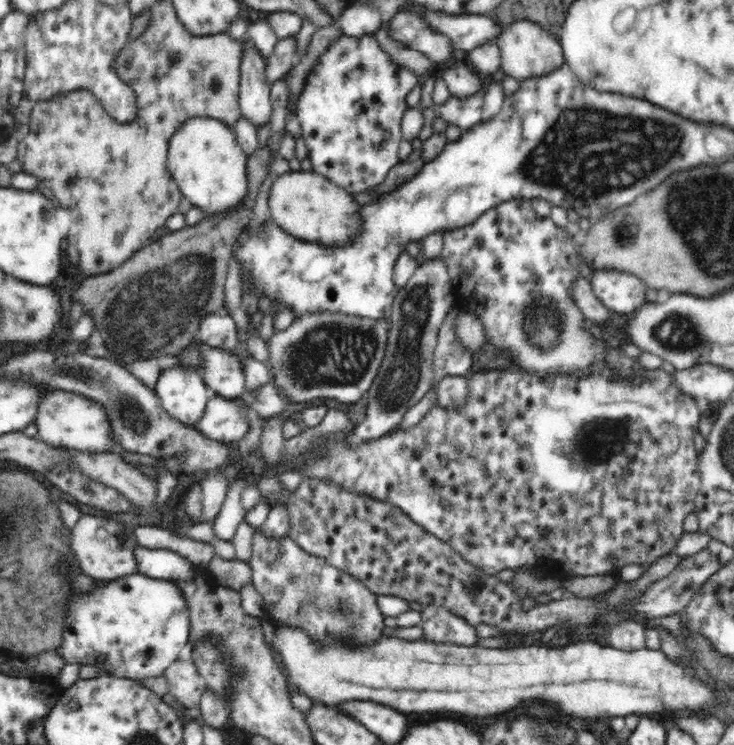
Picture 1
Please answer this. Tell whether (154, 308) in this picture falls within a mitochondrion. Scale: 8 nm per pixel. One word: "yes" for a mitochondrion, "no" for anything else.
yes

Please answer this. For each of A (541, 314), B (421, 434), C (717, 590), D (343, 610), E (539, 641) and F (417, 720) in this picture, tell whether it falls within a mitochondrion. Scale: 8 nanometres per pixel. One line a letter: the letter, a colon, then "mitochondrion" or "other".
A: mitochondrion
B: other
C: other
D: mitochondrion
E: other
F: other

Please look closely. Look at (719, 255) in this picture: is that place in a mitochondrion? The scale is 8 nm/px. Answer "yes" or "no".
yes

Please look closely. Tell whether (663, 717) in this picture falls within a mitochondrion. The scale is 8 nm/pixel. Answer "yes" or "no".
no

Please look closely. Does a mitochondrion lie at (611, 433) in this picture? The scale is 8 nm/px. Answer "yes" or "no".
yes

